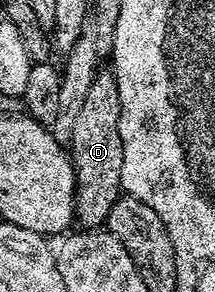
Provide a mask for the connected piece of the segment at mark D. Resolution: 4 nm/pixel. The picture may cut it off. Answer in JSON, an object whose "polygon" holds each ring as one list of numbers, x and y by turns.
{"polygon":[[110,71,97,72,90,91,83,100,79,116,75,120,70,144,72,166,76,172,77,226,96,231,107,222,112,204,122,196,120,172,122,171,122,135,118,131,120,104,116,76]]}

